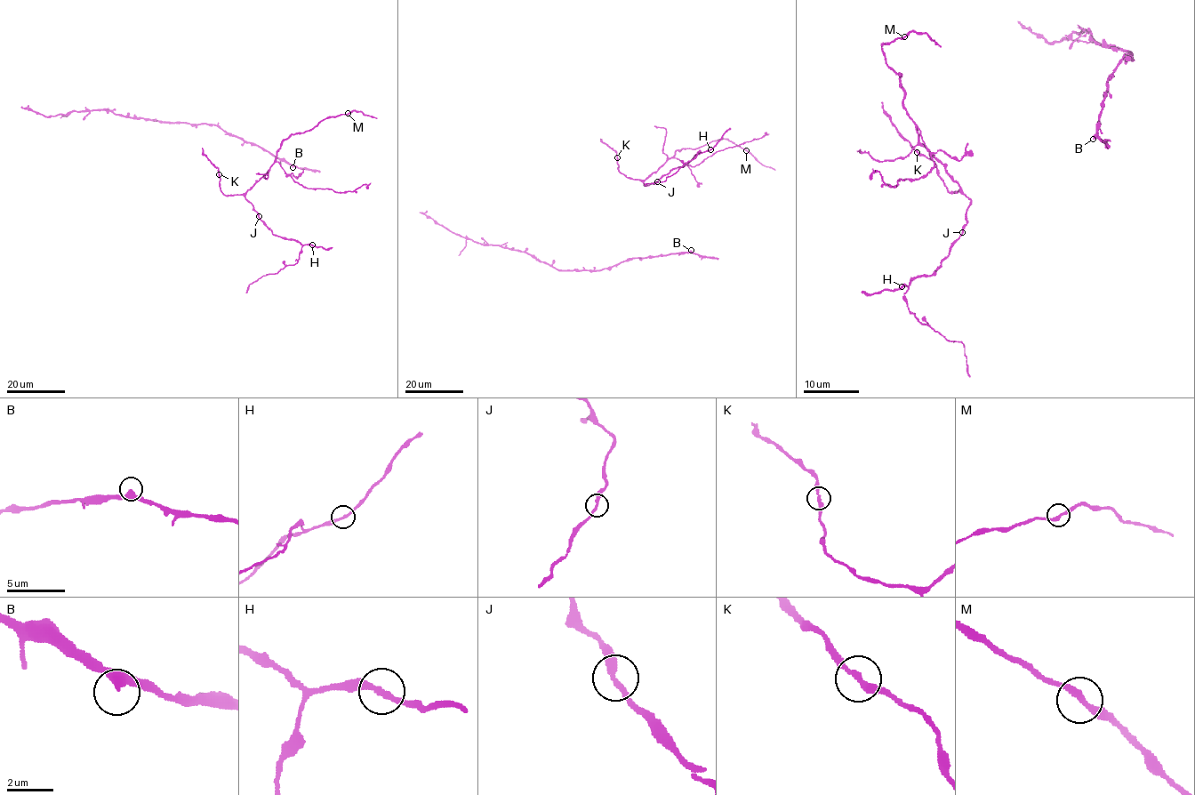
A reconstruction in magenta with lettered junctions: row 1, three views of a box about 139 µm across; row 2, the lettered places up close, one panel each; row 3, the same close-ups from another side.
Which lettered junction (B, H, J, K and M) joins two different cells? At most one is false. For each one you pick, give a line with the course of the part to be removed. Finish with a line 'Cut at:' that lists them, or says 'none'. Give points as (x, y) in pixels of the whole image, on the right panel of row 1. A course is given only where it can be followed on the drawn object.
Cut at: none

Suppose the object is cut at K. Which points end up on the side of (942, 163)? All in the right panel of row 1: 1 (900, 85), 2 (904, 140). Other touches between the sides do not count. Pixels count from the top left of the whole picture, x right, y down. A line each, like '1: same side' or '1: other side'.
1: same side
2: other side

